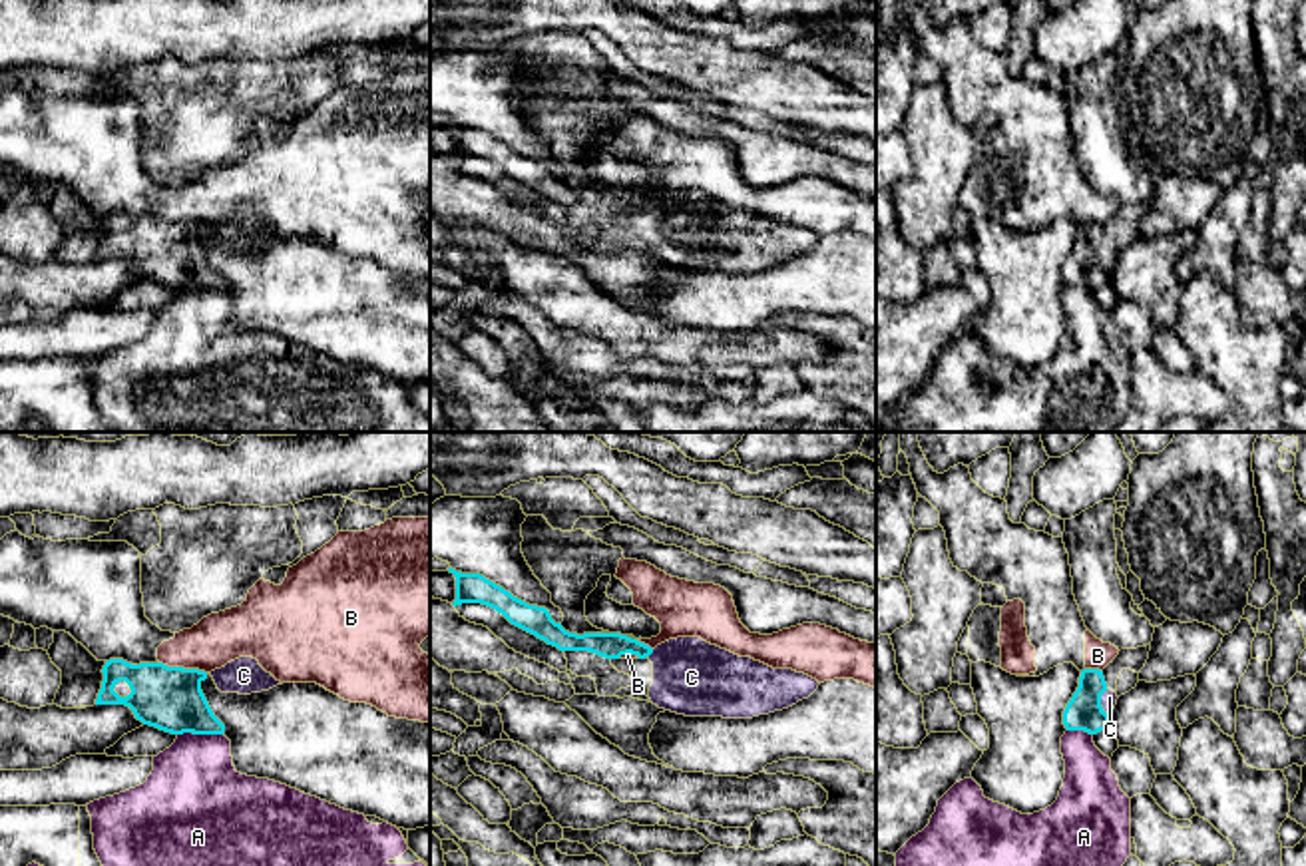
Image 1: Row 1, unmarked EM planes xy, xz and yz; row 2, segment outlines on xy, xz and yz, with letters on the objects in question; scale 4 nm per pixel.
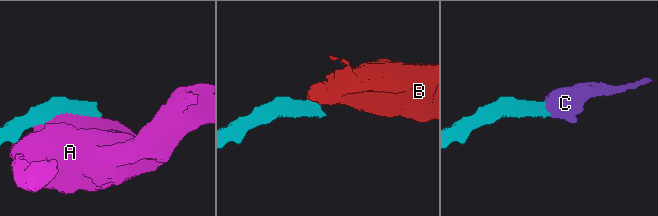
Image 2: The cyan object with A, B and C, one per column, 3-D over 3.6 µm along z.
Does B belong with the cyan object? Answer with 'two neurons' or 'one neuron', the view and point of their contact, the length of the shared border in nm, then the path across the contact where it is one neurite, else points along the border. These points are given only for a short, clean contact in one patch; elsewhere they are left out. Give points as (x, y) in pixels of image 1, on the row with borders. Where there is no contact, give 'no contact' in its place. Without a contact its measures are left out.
two neurons; contact xy (182, 667); length 200 nm; border xy (160, 661), (172, 667), (198, 667), (206, 673)

